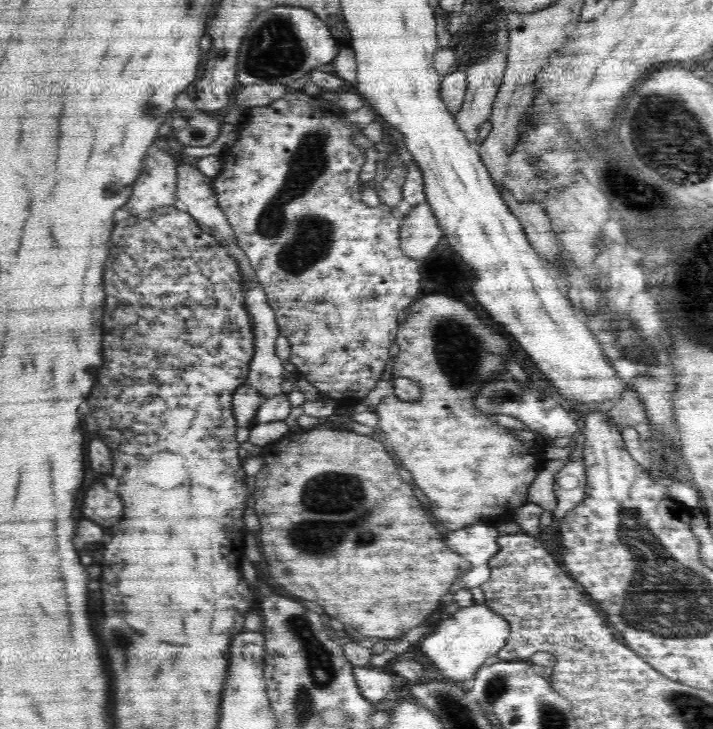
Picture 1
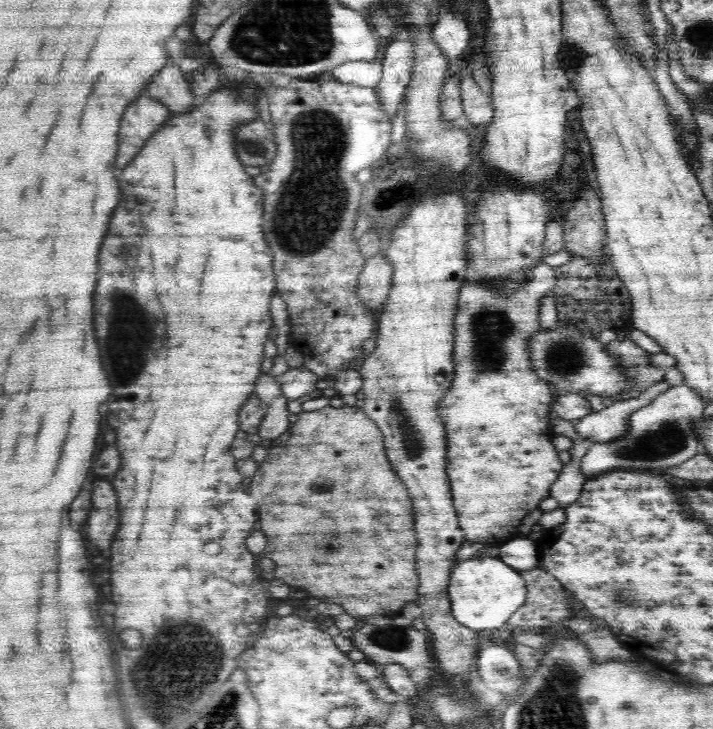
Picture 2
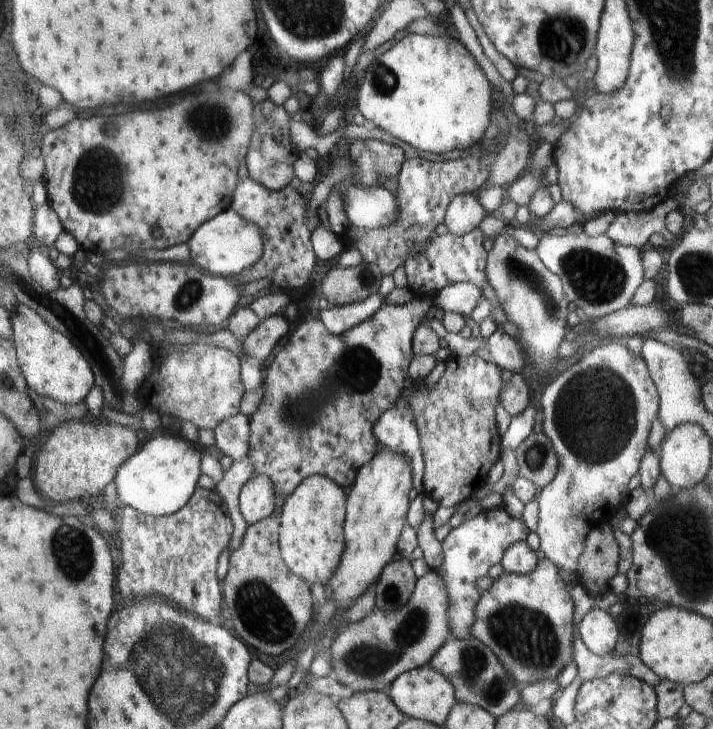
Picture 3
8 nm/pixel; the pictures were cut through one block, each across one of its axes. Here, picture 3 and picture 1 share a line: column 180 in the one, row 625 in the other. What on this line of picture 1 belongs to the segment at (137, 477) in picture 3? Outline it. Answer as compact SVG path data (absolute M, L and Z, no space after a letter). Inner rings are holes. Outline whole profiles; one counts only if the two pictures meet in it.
M485 603L482 605L459 607L452 616L444 616L442 621L420 644L420 650L430 660L432 666L450 682L471 680L488 656L494 656L506 644L510 636L509 624L494 614Z

